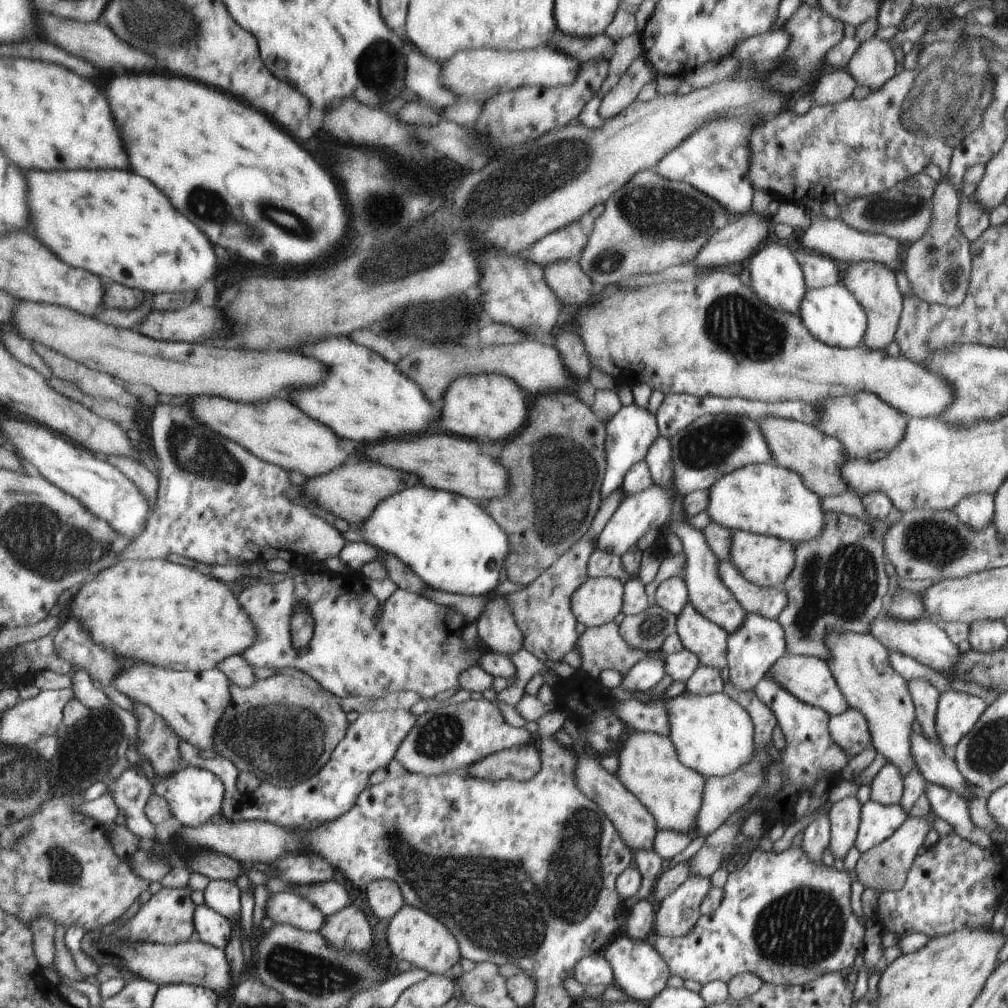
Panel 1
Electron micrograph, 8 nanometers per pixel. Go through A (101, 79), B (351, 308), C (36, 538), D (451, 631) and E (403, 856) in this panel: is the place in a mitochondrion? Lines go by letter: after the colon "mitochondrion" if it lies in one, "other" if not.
A: other
B: other
C: mitochondrion
D: other
E: mitochondrion

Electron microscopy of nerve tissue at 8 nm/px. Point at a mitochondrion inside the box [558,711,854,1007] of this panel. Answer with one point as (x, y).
(807, 926)

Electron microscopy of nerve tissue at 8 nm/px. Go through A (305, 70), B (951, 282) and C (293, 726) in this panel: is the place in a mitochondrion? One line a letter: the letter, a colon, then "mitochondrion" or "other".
A: other
B: mitochondrion
C: mitochondrion

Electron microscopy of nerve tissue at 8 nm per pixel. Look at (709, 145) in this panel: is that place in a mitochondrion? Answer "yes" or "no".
yes

